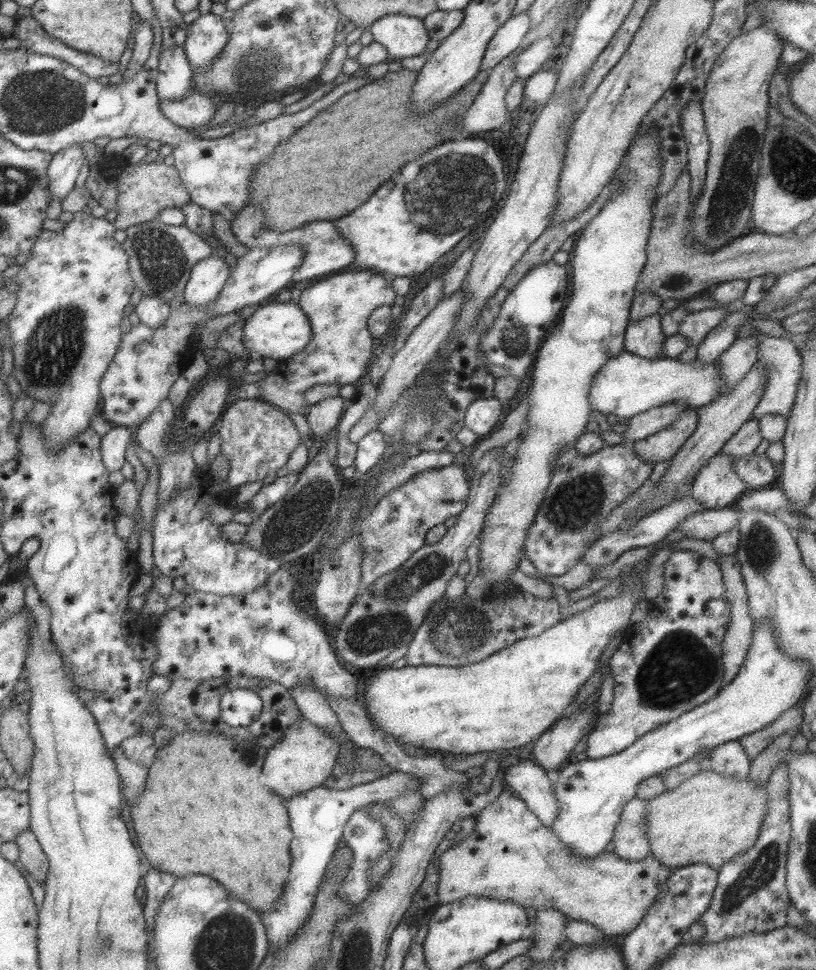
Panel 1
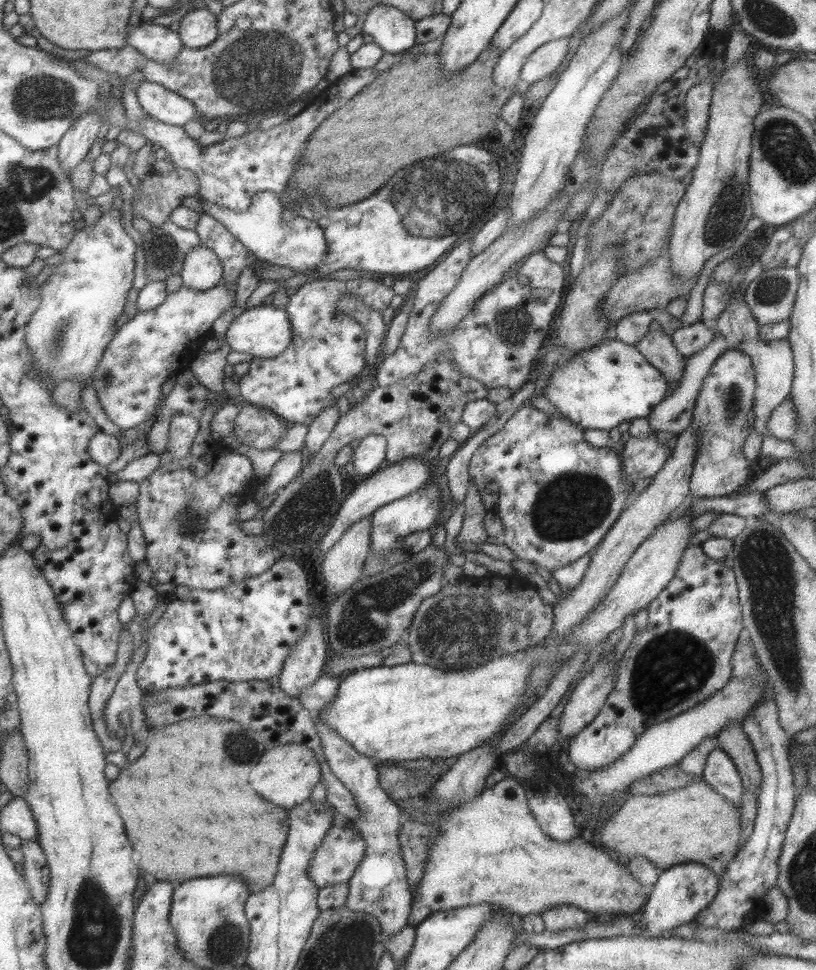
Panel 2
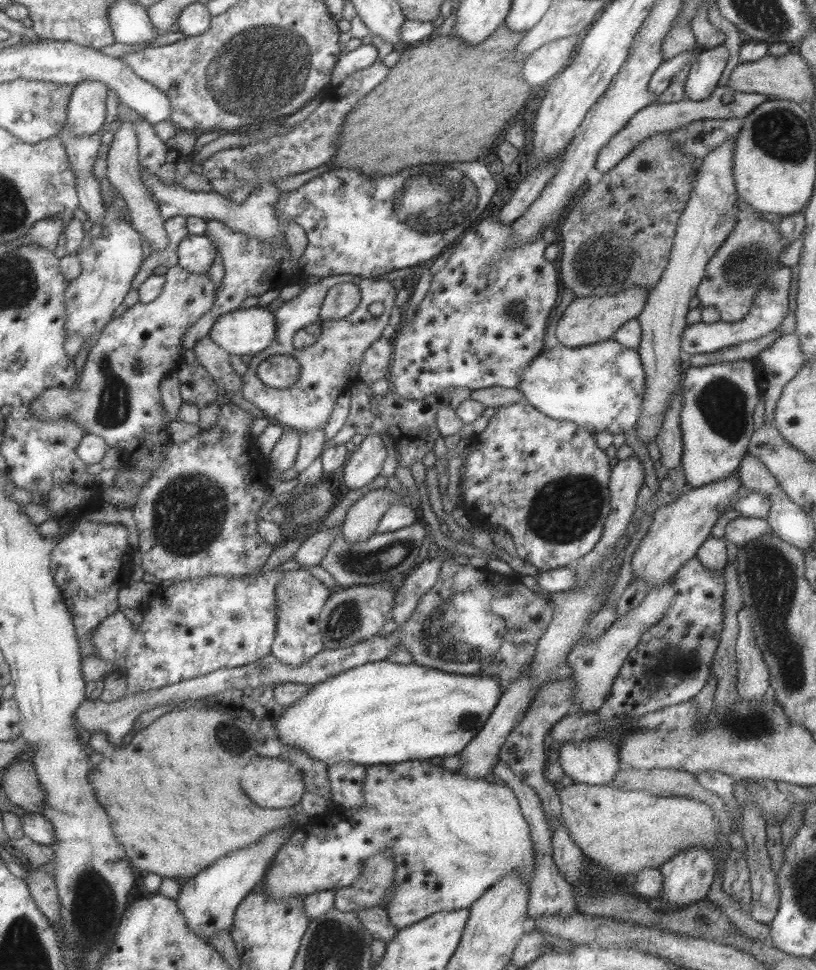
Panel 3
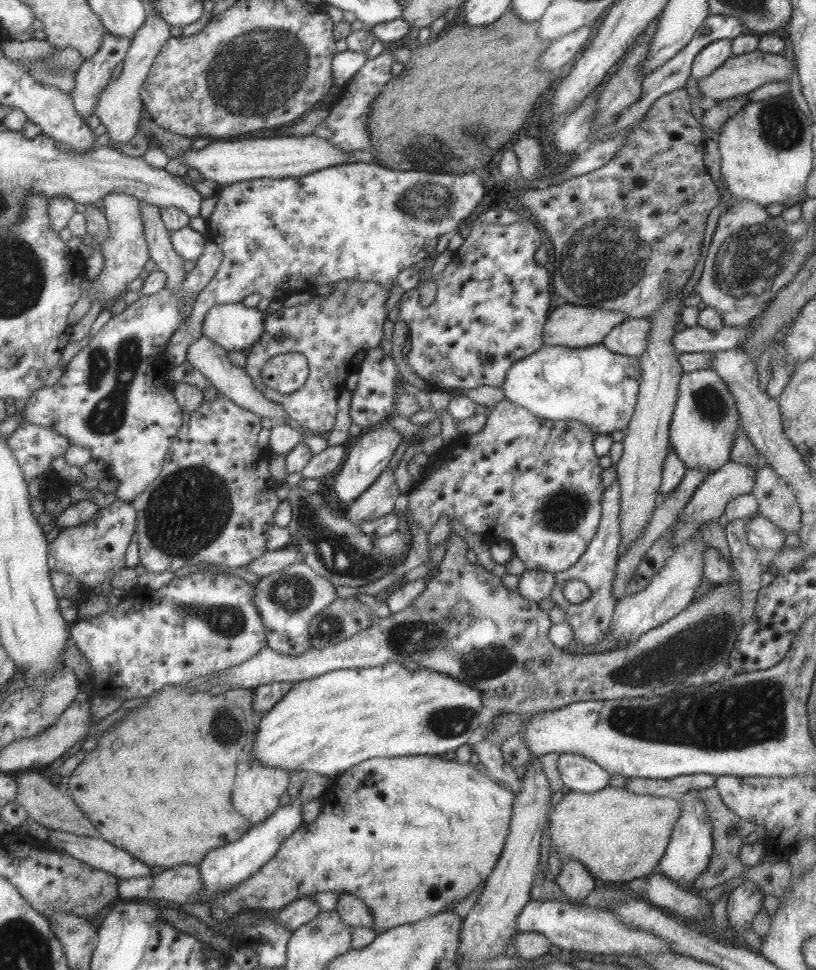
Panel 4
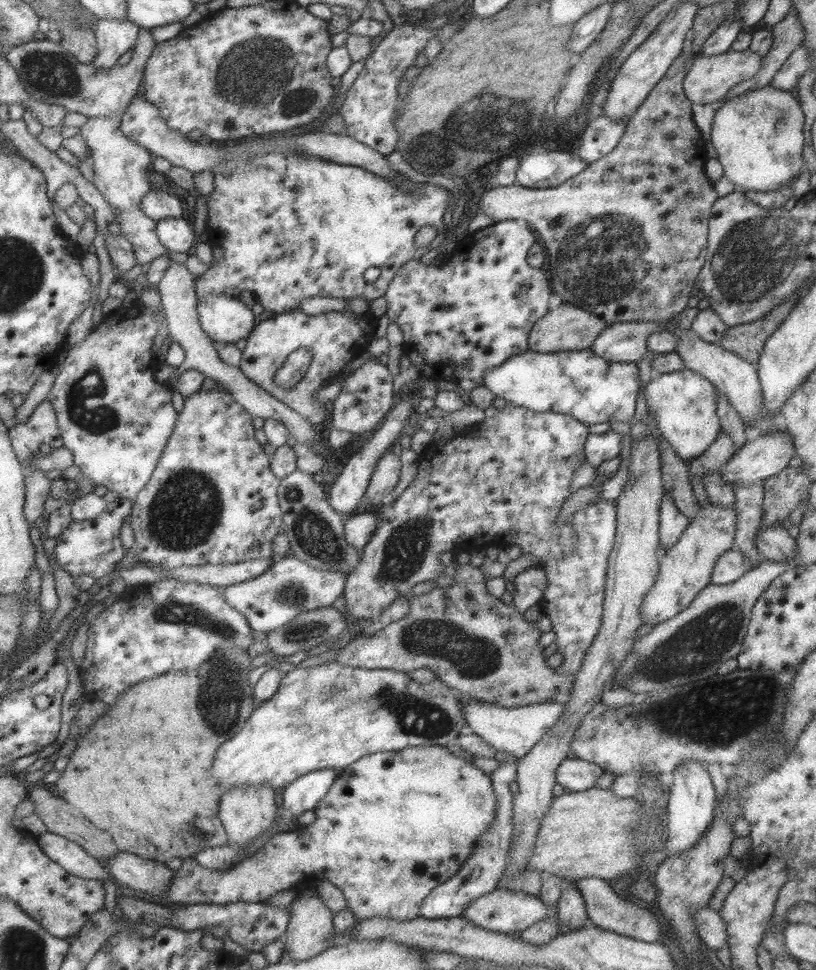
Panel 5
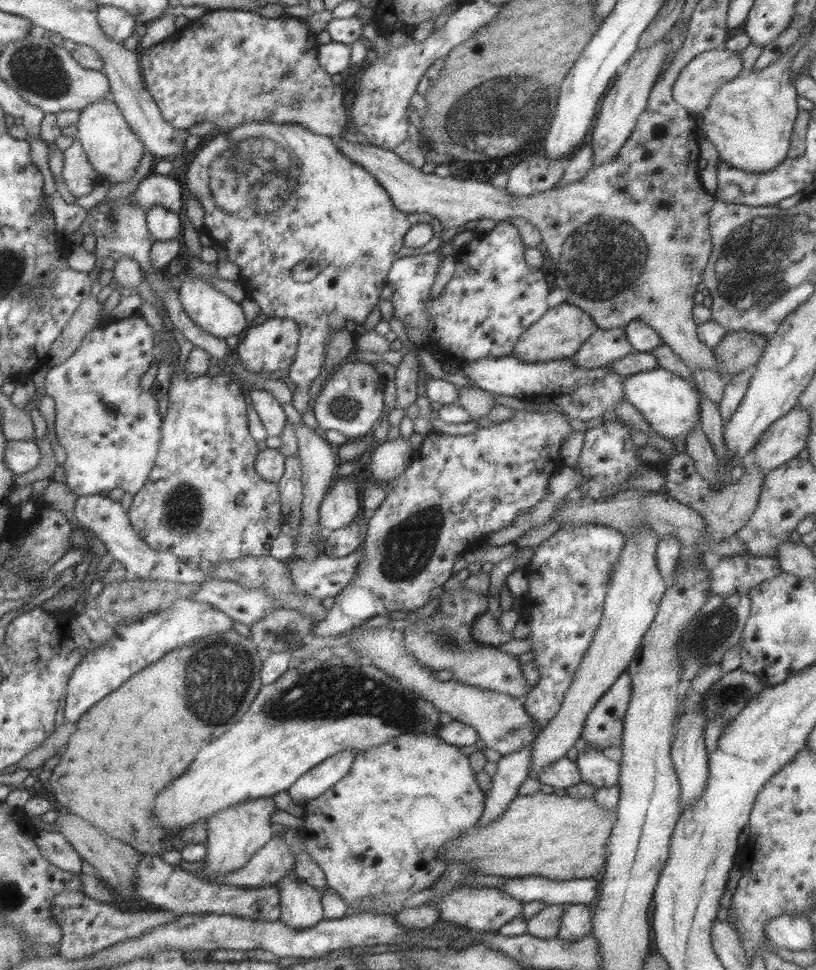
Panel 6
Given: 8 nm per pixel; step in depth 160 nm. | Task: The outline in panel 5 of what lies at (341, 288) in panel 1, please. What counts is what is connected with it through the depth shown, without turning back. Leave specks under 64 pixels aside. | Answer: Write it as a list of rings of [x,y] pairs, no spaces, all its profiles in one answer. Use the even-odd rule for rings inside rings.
[[[298,308],[276,314],[266,320],[258,320],[245,338],[246,345],[241,348],[242,358],[238,370],[256,386],[303,416],[311,426],[319,428],[325,420],[325,403],[314,401],[316,393],[329,385],[329,380],[343,372],[342,369],[347,363],[365,353],[365,348],[374,336],[377,318],[364,311],[361,311],[361,315],[354,315],[354,312],[350,309],[345,313],[327,311],[307,315]],[[297,349],[307,350],[311,354],[311,363],[299,383],[293,388],[283,390],[274,384],[273,376],[283,365],[287,355]]]

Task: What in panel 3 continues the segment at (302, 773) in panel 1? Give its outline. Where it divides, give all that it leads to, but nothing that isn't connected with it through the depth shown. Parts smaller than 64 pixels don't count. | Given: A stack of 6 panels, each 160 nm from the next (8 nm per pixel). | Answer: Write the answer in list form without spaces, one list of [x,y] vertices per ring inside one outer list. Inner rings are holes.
[[[254,755],[241,770],[241,788],[253,804],[261,808],[298,807],[304,793],[298,768],[281,758]]]

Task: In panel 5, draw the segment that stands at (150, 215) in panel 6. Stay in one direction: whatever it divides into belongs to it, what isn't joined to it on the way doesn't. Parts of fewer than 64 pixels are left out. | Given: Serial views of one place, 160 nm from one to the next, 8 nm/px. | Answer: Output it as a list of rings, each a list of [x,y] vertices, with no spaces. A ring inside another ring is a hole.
[[[162,218],[155,223],[155,234],[169,252],[186,252],[193,242],[192,225],[179,218]]]

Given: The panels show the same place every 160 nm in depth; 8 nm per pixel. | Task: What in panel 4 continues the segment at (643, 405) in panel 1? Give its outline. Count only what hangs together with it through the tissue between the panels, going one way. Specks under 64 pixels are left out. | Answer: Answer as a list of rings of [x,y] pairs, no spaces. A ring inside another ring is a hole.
[[[601,343],[585,347],[542,345],[535,353],[514,363],[507,370],[503,385],[505,399],[515,406],[522,406],[535,417],[548,420],[571,420],[581,422],[595,434],[622,431],[629,425],[633,415],[640,384],[638,357],[616,354]]]

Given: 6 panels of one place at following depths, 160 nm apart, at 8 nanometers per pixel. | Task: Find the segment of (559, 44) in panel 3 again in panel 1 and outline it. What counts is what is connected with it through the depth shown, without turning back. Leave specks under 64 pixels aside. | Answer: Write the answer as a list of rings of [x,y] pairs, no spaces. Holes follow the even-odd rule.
[[[543,37],[531,42],[527,48],[515,59],[514,71],[519,79],[526,79],[543,66],[543,62],[553,52],[553,38]]]

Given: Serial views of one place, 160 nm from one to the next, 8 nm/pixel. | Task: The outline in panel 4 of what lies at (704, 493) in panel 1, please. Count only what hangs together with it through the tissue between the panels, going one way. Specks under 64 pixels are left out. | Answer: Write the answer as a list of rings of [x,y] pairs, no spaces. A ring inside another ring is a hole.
[[[695,370],[683,373],[679,378],[679,394],[669,424],[668,443],[687,469],[701,469],[707,476],[729,461],[737,428],[741,428],[734,400],[727,385],[713,370]]]

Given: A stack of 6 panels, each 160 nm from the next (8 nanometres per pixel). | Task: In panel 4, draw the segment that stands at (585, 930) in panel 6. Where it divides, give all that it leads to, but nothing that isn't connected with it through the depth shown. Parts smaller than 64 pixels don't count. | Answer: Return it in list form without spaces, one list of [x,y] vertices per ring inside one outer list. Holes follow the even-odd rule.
[[[571,859],[561,861],[555,883],[565,895],[567,903],[571,905],[581,905],[583,899],[598,887],[598,881],[589,874],[587,869],[579,862],[571,862]]]

